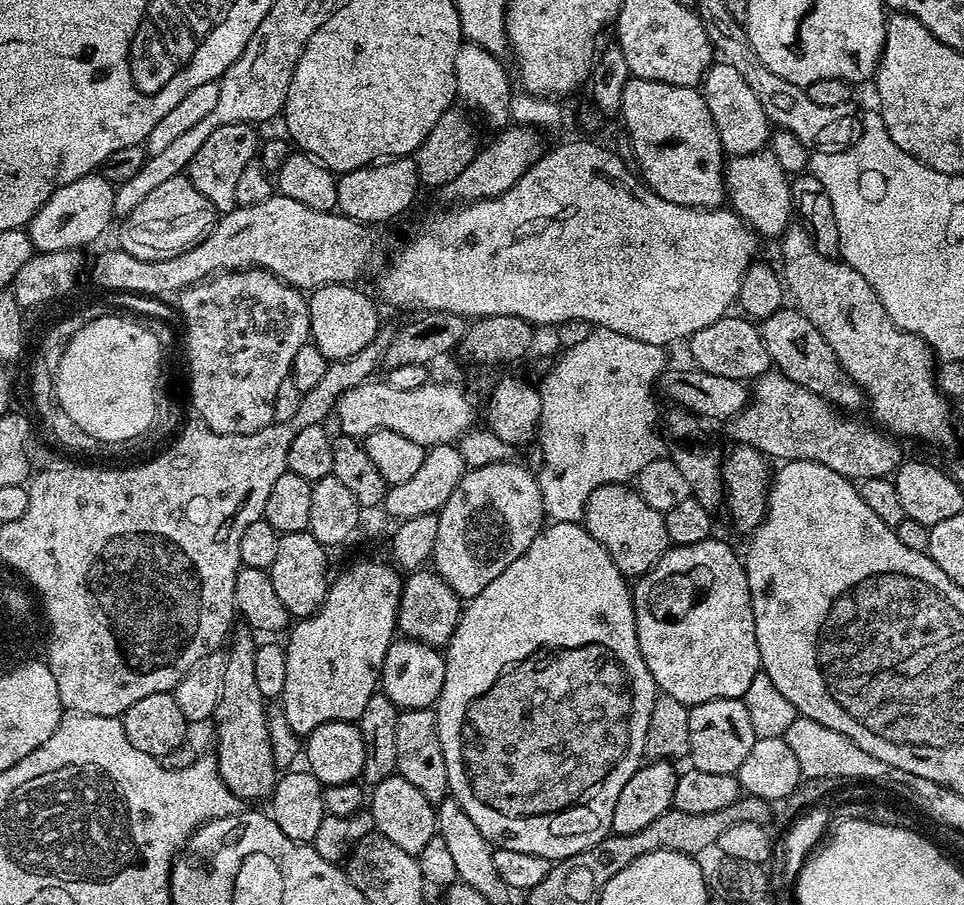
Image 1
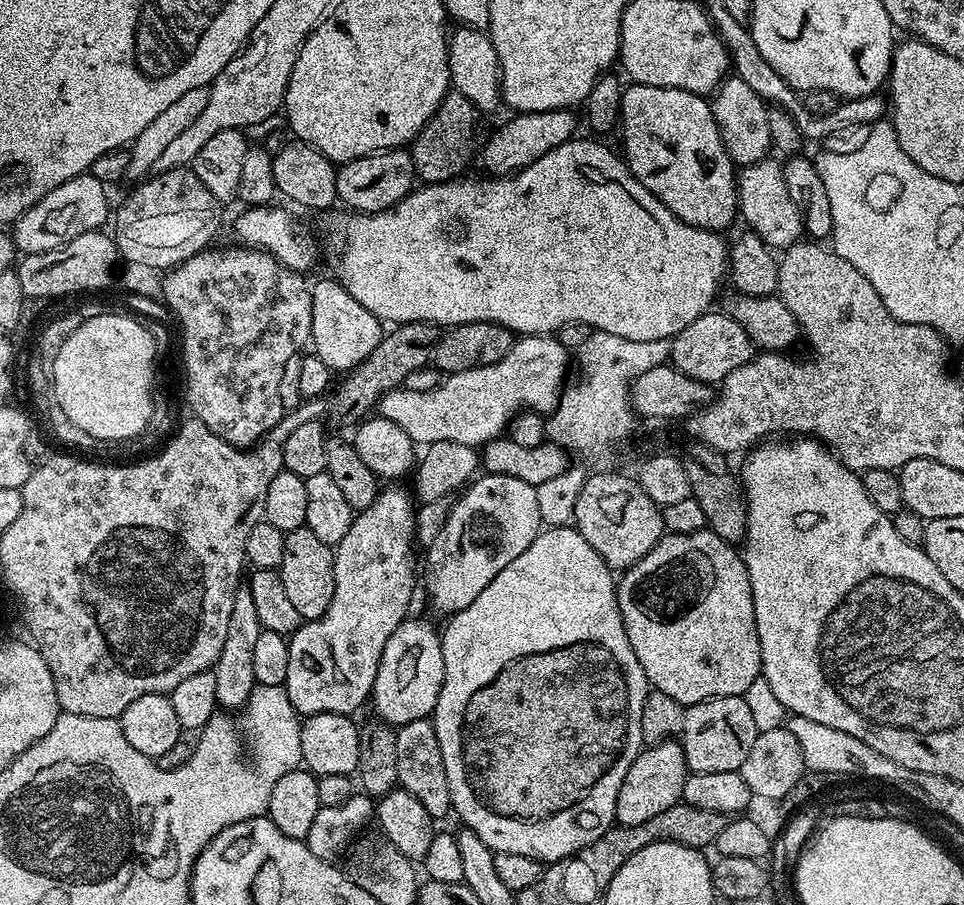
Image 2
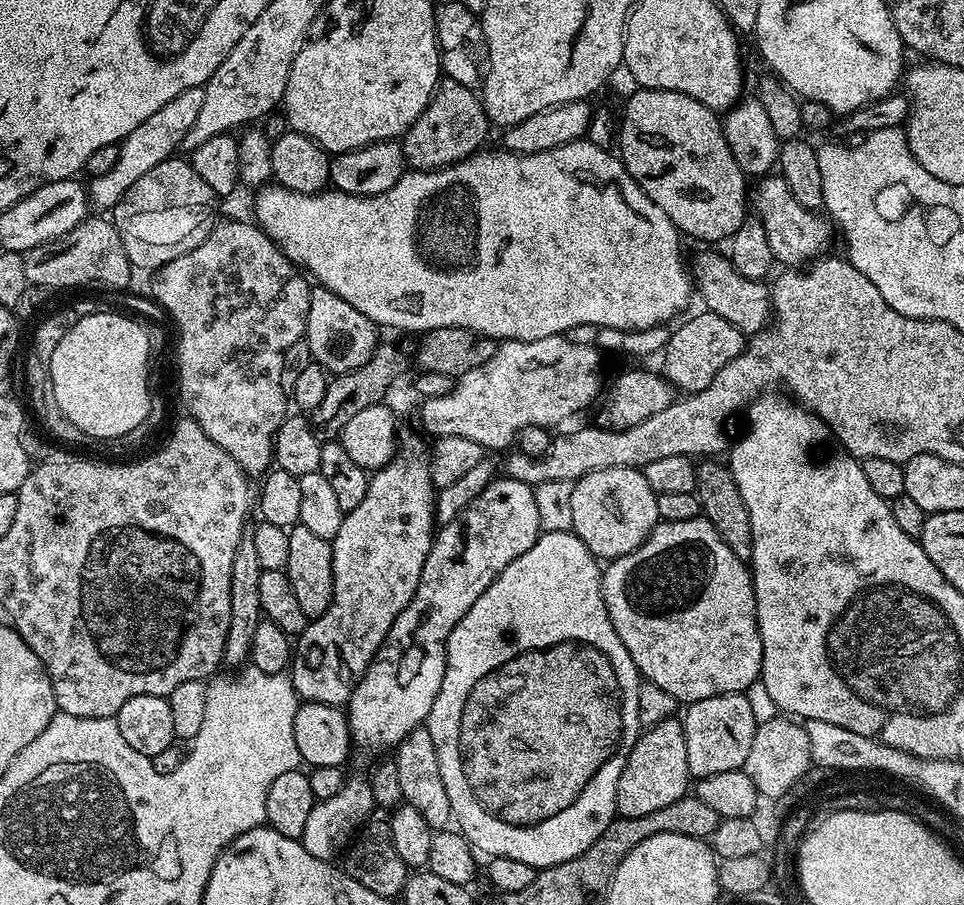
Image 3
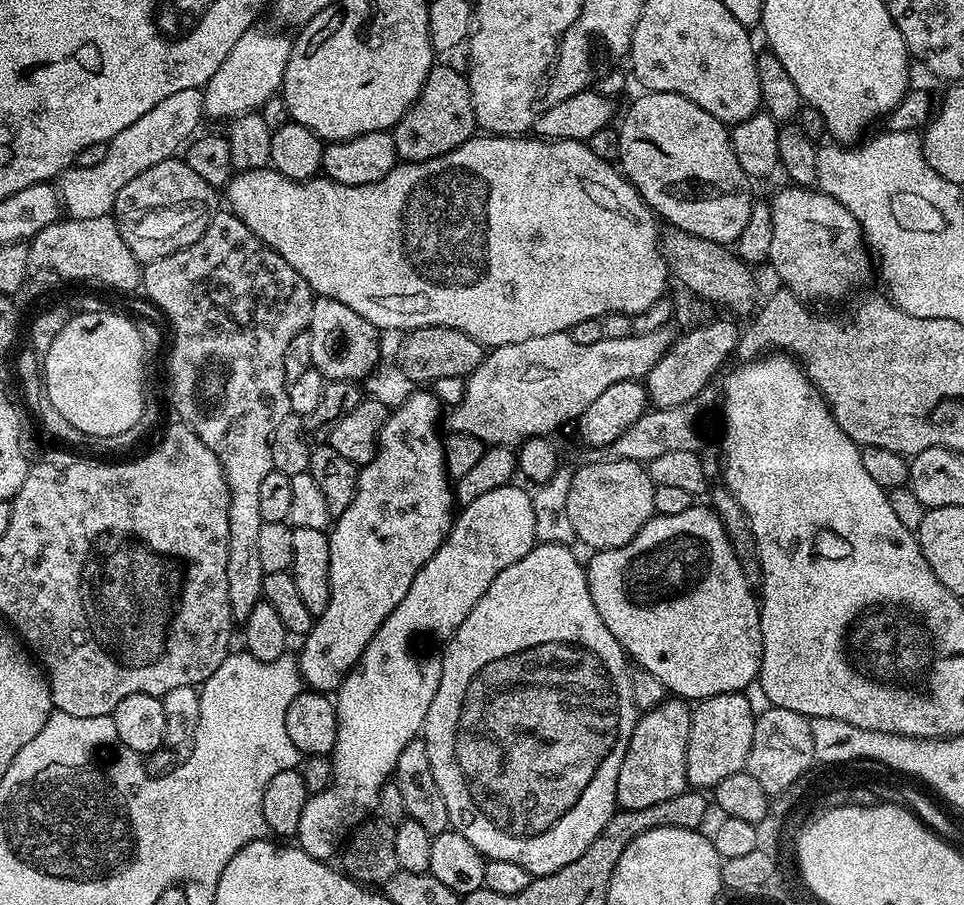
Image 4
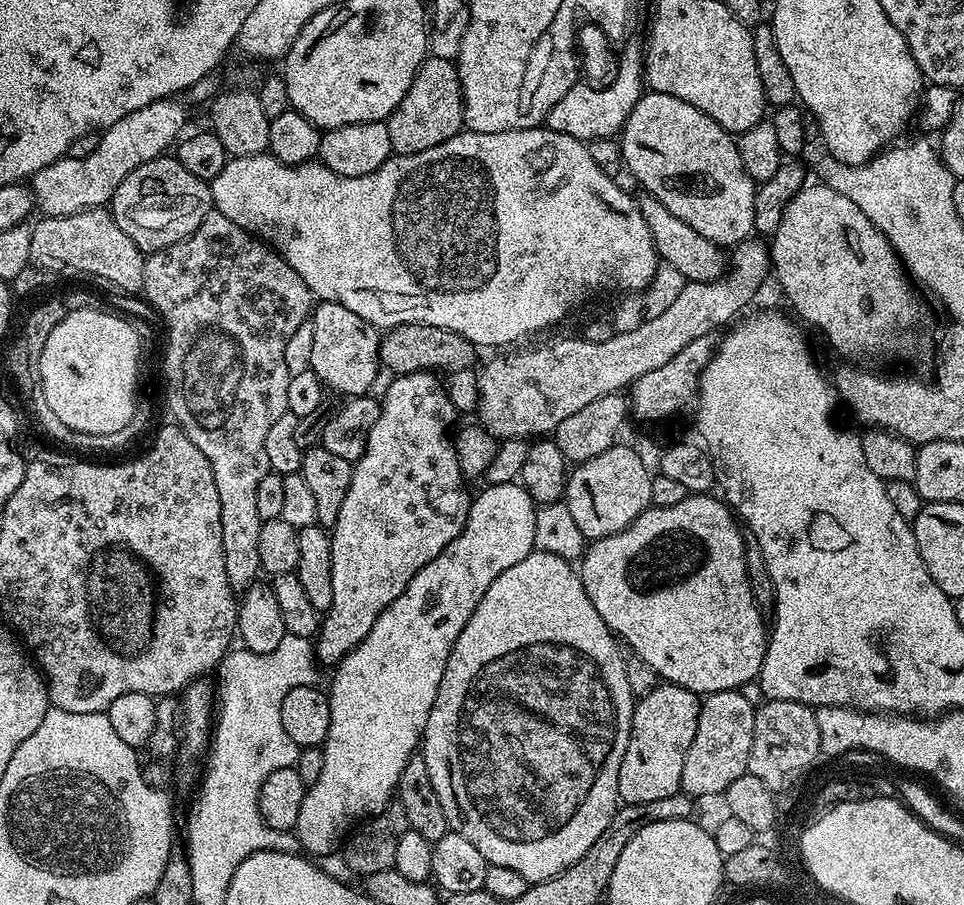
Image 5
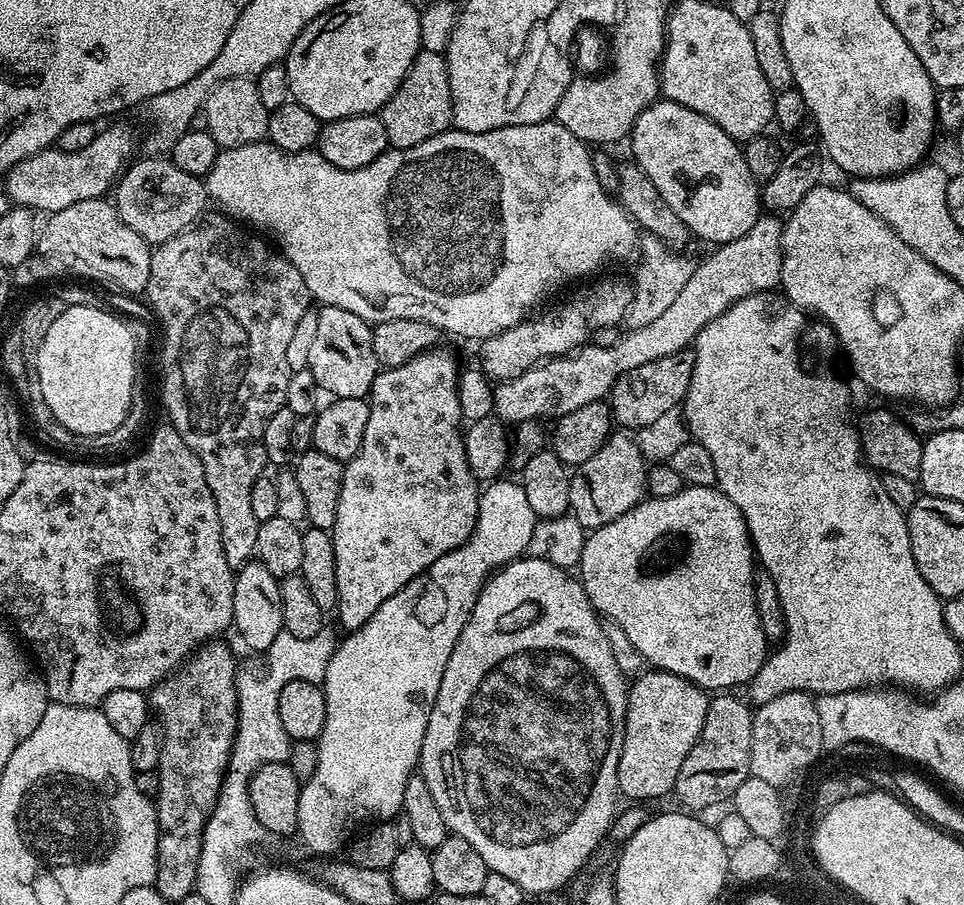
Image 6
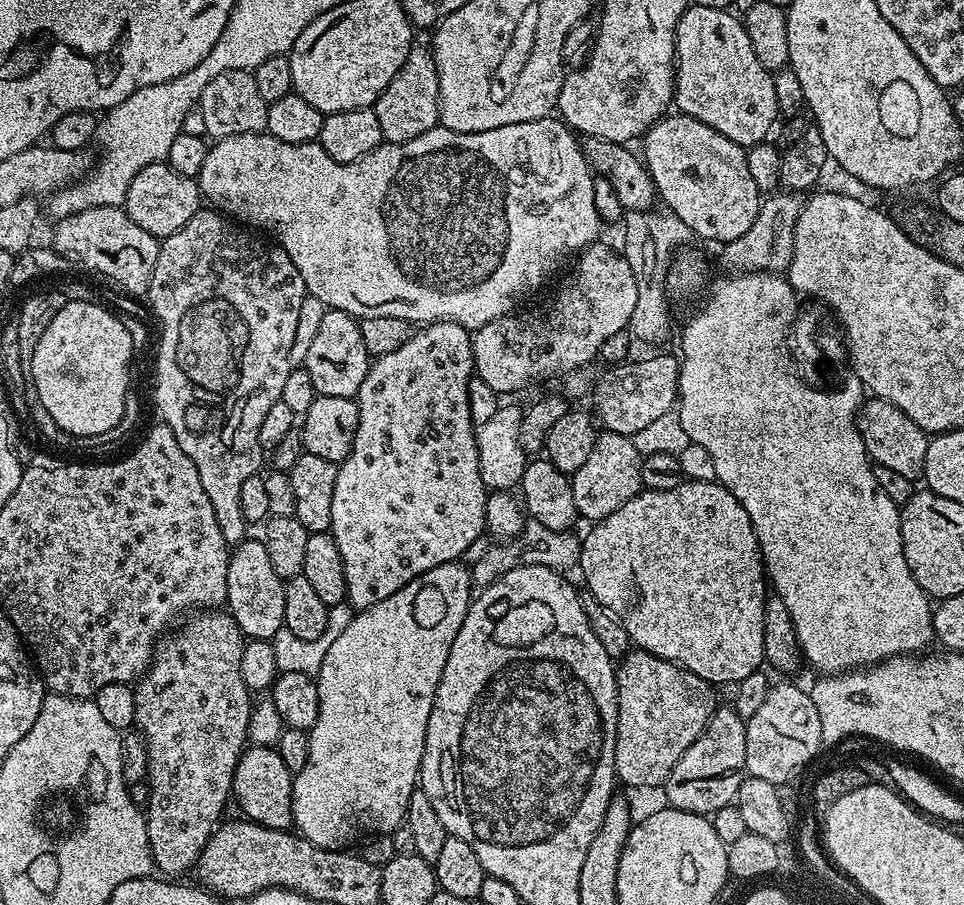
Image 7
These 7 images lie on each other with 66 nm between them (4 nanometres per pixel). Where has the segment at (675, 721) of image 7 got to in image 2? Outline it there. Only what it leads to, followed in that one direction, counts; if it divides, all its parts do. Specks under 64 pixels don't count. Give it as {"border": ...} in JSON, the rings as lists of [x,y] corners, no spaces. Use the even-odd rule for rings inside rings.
{"border":[[[679,739],[664,740],[660,744],[645,747],[634,758],[626,778],[622,778],[622,790],[618,790],[616,824],[639,826],[650,818],[670,810],[670,806],[681,803],[684,783],[689,776],[688,763],[684,757],[684,746]]]}

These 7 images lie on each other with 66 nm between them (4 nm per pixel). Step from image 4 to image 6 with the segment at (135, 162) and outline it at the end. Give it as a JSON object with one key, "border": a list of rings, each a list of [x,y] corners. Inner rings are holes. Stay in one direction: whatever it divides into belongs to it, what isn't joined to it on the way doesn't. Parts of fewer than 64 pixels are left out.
{"border":[[[112,124],[105,132],[97,131],[90,146],[83,150],[66,153],[57,146],[46,148],[18,162],[6,173],[6,195],[13,205],[30,208],[37,214],[66,210],[66,206],[74,206],[74,202],[99,200],[107,197],[110,189],[119,181],[124,169],[133,159],[132,151],[135,148],[136,140],[124,124]]]}

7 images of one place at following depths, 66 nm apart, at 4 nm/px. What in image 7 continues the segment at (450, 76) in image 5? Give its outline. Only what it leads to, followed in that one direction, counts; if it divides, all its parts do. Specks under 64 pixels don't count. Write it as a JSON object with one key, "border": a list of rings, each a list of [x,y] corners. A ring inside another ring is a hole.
{"border":[[[413,45],[402,69],[391,79],[389,86],[373,105],[378,114],[385,143],[401,144],[424,134],[439,125],[440,90],[438,88],[437,64],[429,47]]]}

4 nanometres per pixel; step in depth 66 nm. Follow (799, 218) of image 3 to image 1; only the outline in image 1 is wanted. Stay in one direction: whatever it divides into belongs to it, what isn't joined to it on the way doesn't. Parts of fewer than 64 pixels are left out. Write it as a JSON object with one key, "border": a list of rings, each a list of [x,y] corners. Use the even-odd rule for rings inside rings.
{"border":[[[771,150],[731,157],[724,170],[724,190],[731,211],[742,217],[744,223],[761,237],[783,236],[793,219],[792,190]]]}

